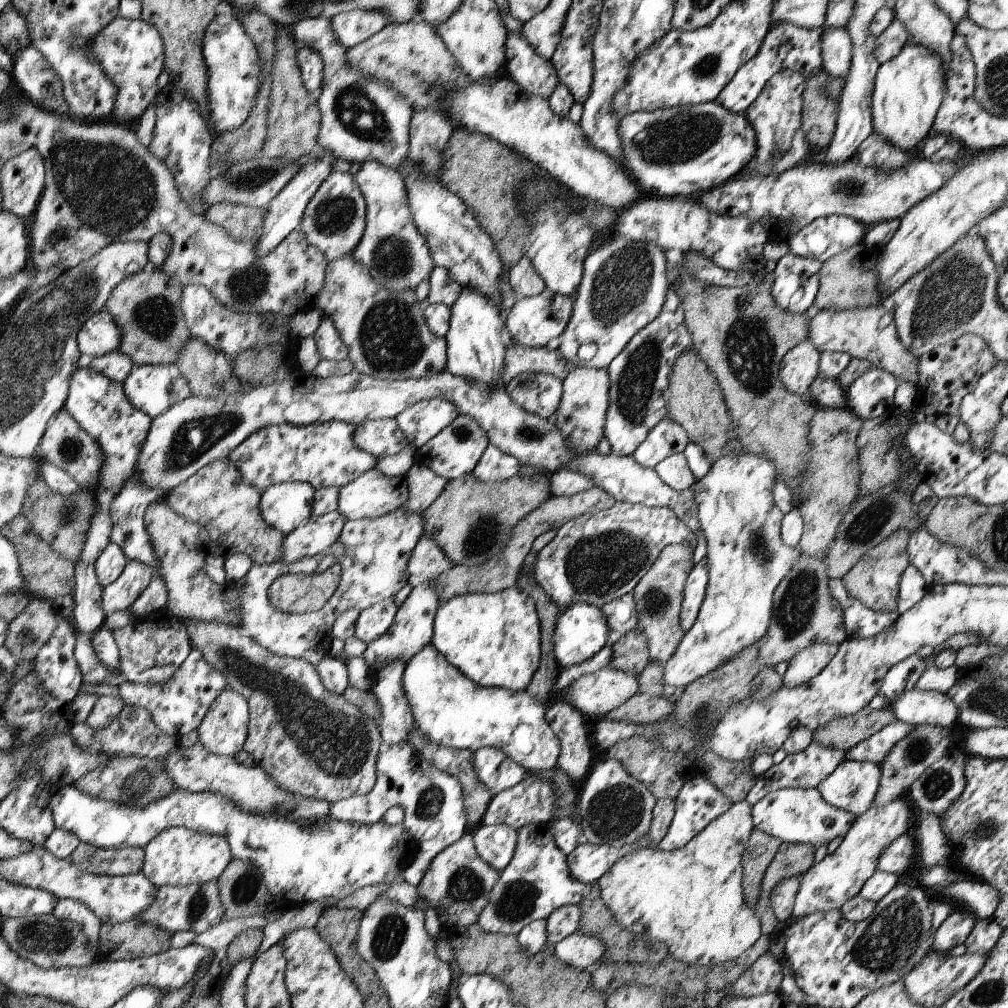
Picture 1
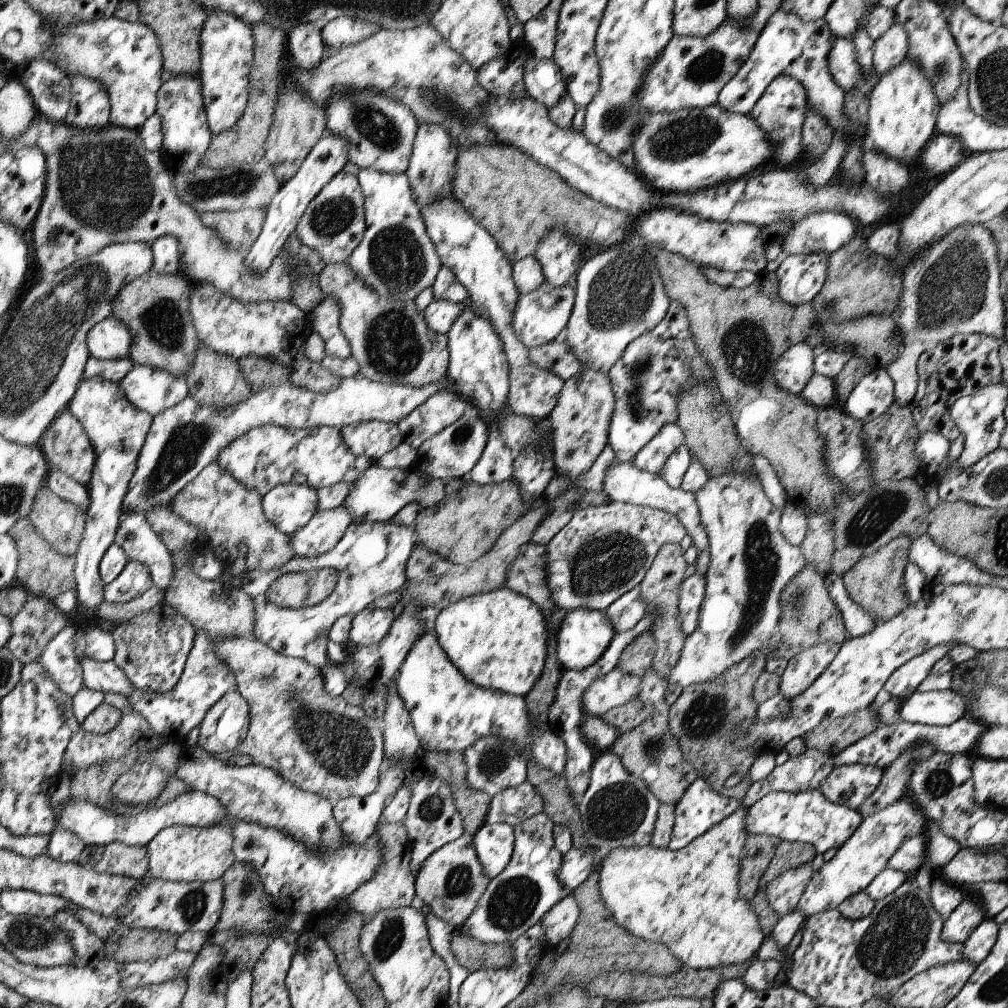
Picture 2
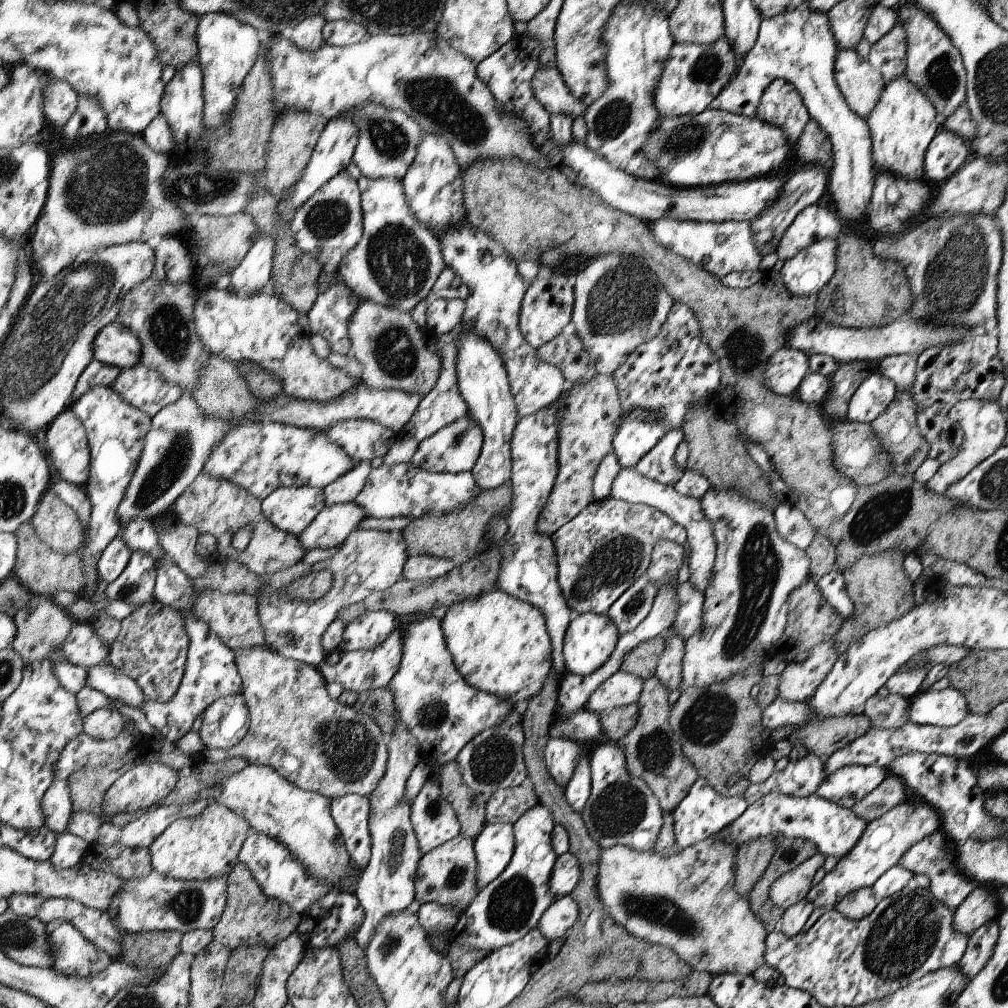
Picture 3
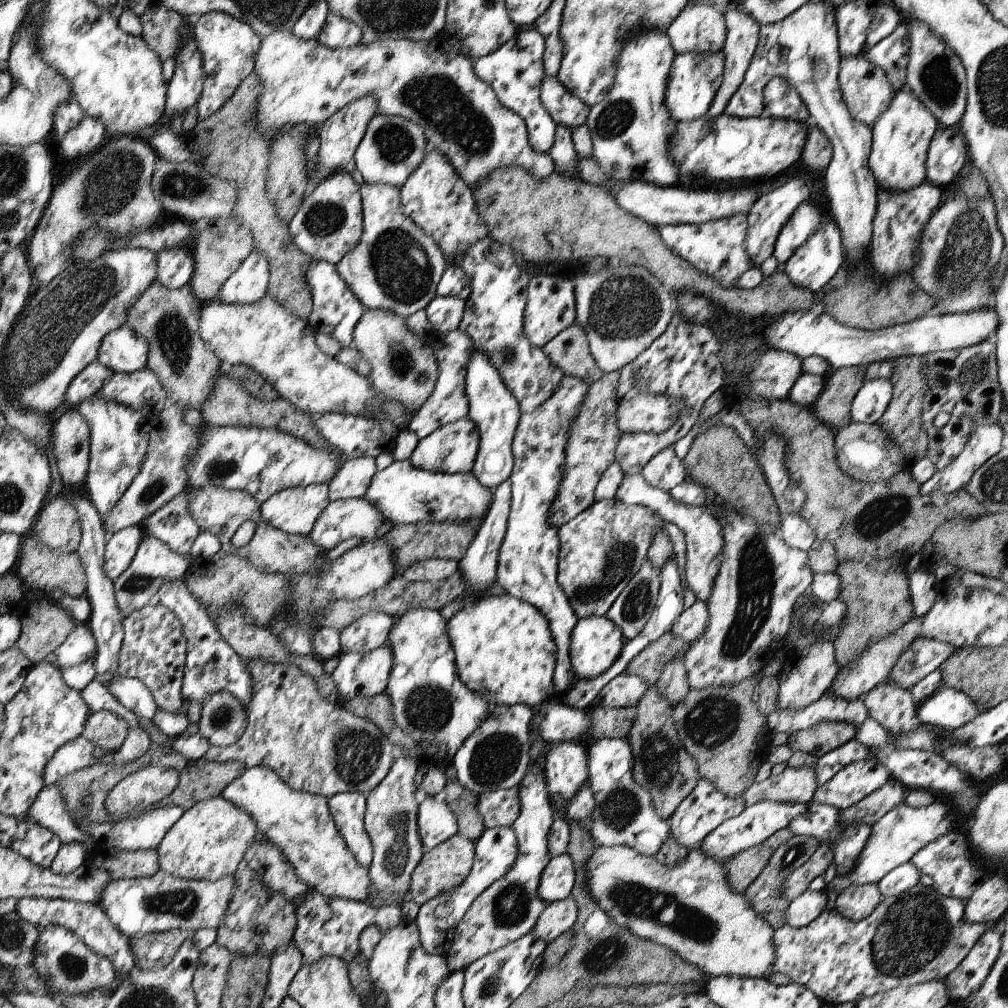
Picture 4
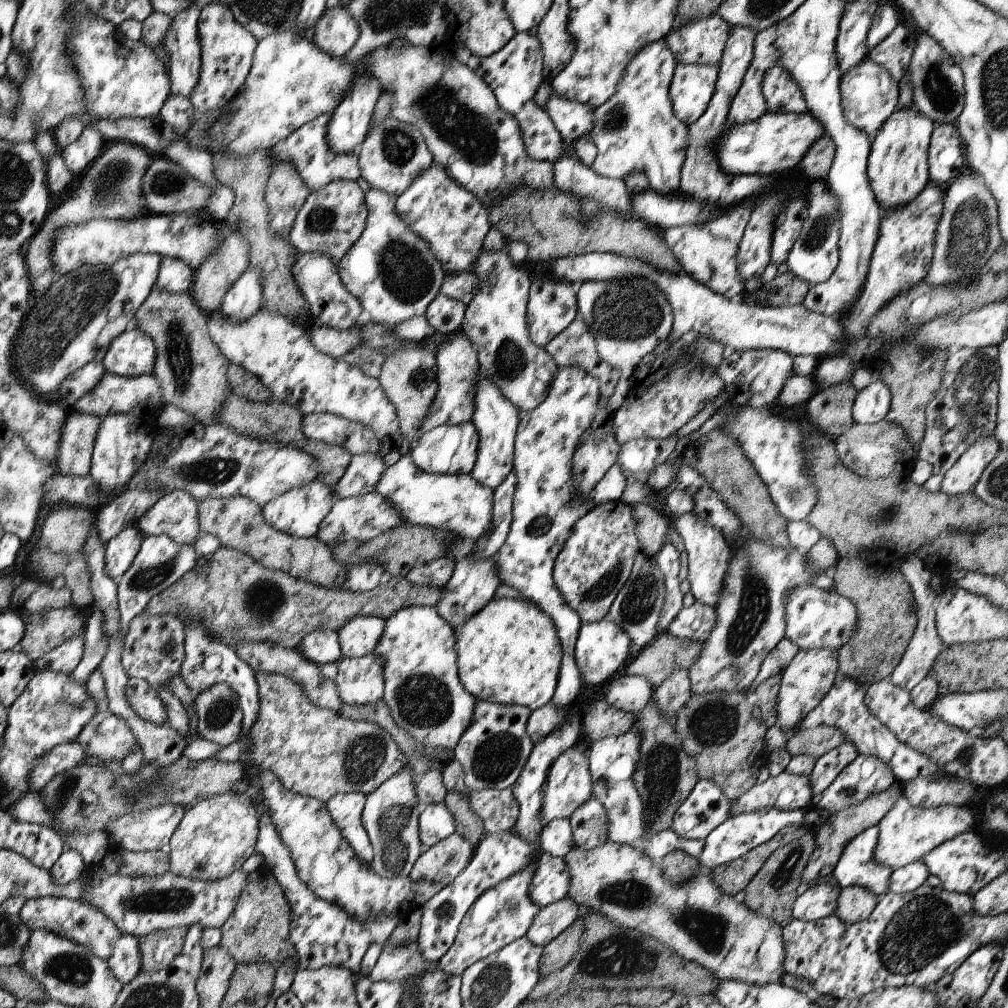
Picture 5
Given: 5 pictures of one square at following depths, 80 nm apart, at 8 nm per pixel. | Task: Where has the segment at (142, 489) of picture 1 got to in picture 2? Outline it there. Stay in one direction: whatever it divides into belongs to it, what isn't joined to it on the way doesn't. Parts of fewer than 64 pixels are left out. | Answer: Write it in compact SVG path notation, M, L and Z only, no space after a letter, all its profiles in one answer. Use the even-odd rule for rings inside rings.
M122 510L116 541L129 555L130 561L137 560L149 568L153 584L166 596L169 585L175 578L176 567L169 548L154 532L147 516Z

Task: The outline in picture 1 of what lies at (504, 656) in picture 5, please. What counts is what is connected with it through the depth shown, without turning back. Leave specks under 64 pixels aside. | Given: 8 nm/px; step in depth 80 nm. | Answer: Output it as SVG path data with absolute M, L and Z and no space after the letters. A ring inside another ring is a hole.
M518 586L495 593L476 592L451 598L437 608L431 643L473 683L514 692L526 691L541 659L541 628L535 601Z

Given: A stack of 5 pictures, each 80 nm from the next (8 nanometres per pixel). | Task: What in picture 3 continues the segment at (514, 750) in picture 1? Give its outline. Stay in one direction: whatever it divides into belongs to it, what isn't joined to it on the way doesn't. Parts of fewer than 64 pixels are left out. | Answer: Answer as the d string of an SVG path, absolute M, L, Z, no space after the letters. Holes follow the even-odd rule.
M433 615L424 616L419 620L401 624L403 631L401 664L398 667L396 676L389 682L388 688L392 692L395 702L395 709L399 720L405 723L408 732L418 742L420 751L428 752L436 759L438 766L455 761L457 754L478 736L484 729L496 726L502 722L506 715L520 705L500 700L493 694L478 690L470 686L466 679L458 672L454 664L453 654L450 652L446 641L442 622ZM549 737L544 750L543 761L549 776L565 790L574 776L578 760L583 754L583 746L575 740Z

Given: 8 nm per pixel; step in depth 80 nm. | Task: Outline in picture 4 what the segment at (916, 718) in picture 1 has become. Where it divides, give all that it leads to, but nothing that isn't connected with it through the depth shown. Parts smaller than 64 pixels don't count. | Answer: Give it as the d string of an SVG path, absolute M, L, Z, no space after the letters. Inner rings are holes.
M939 688L919 704L917 715L924 725L955 731L984 713L977 701L964 691Z

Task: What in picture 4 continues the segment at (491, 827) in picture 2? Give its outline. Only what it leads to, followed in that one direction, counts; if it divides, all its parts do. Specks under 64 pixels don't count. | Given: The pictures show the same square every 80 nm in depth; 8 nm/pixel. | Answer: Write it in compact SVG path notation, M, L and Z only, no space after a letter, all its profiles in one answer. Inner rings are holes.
M512 827L487 828L476 841L476 858L473 868L465 881L457 889L439 894L421 905L415 922L420 932L421 943L431 955L442 955L446 958L451 949L456 927L468 908L484 890L493 882L502 878L514 866L519 855L519 844Z

